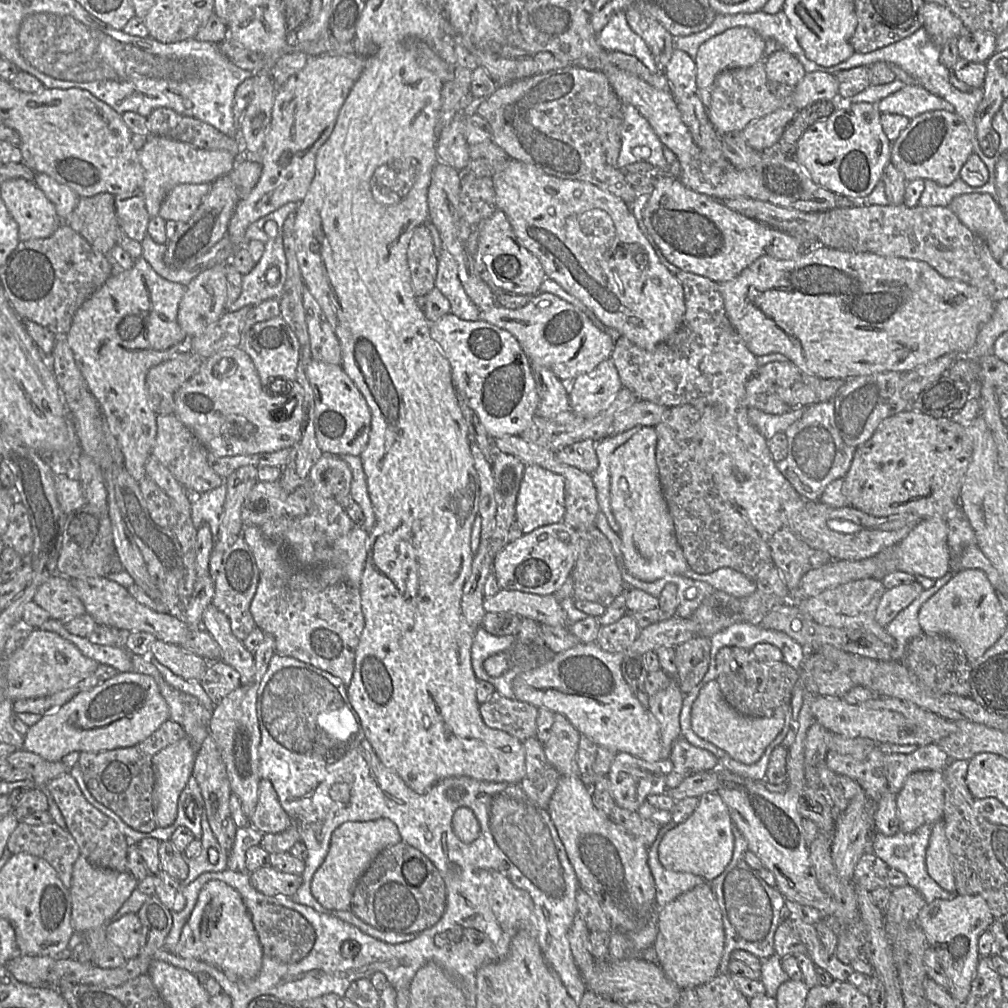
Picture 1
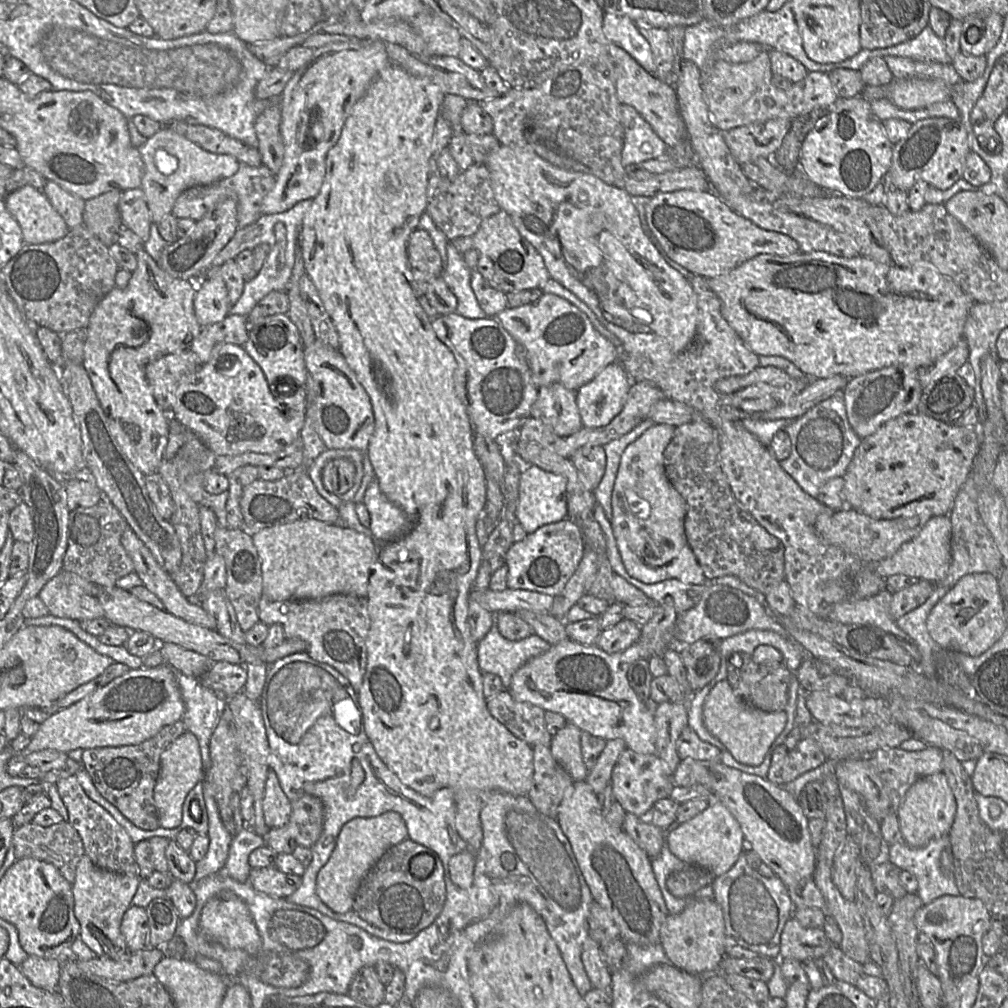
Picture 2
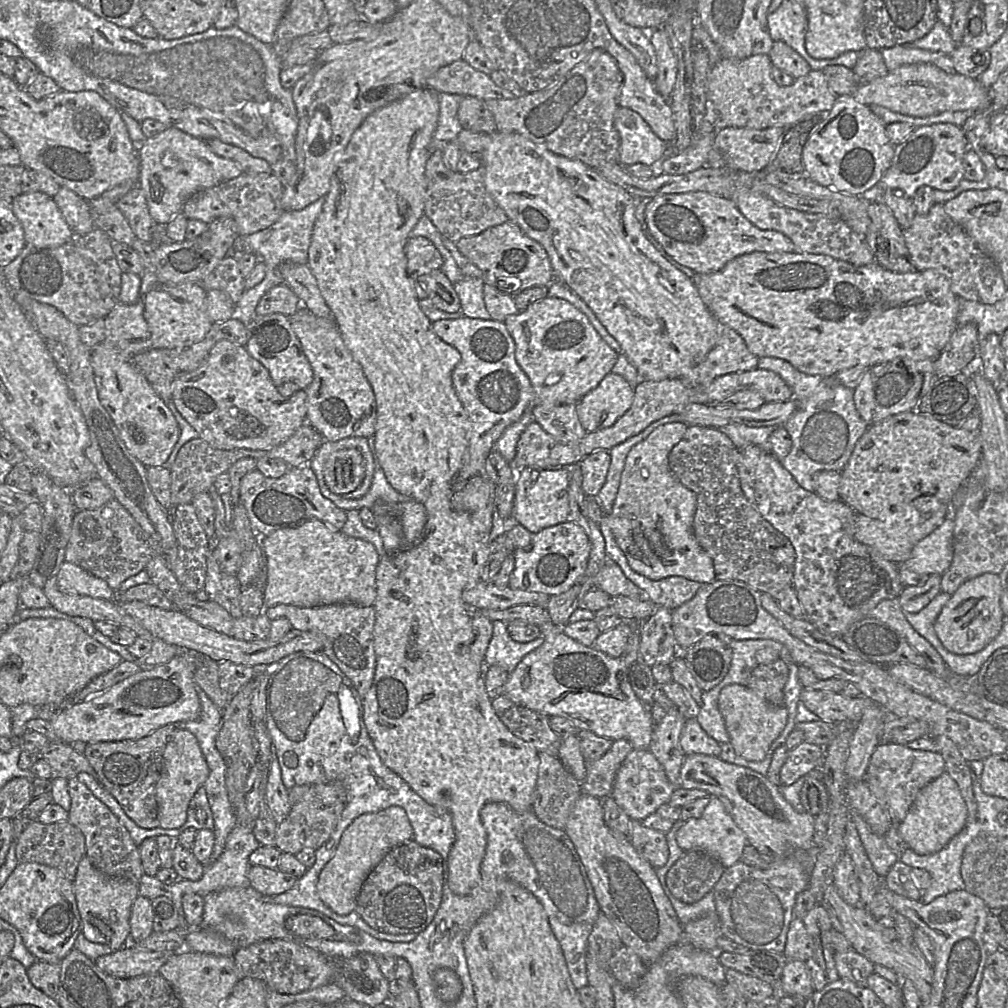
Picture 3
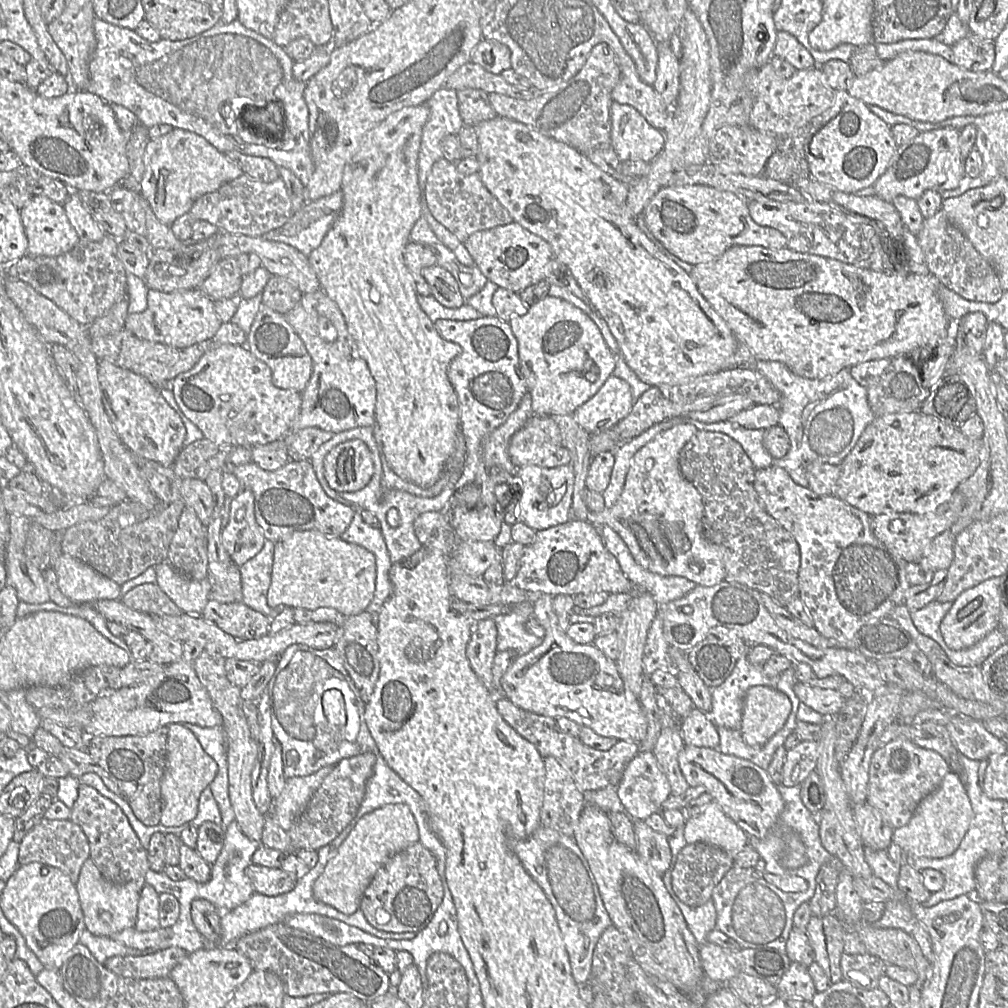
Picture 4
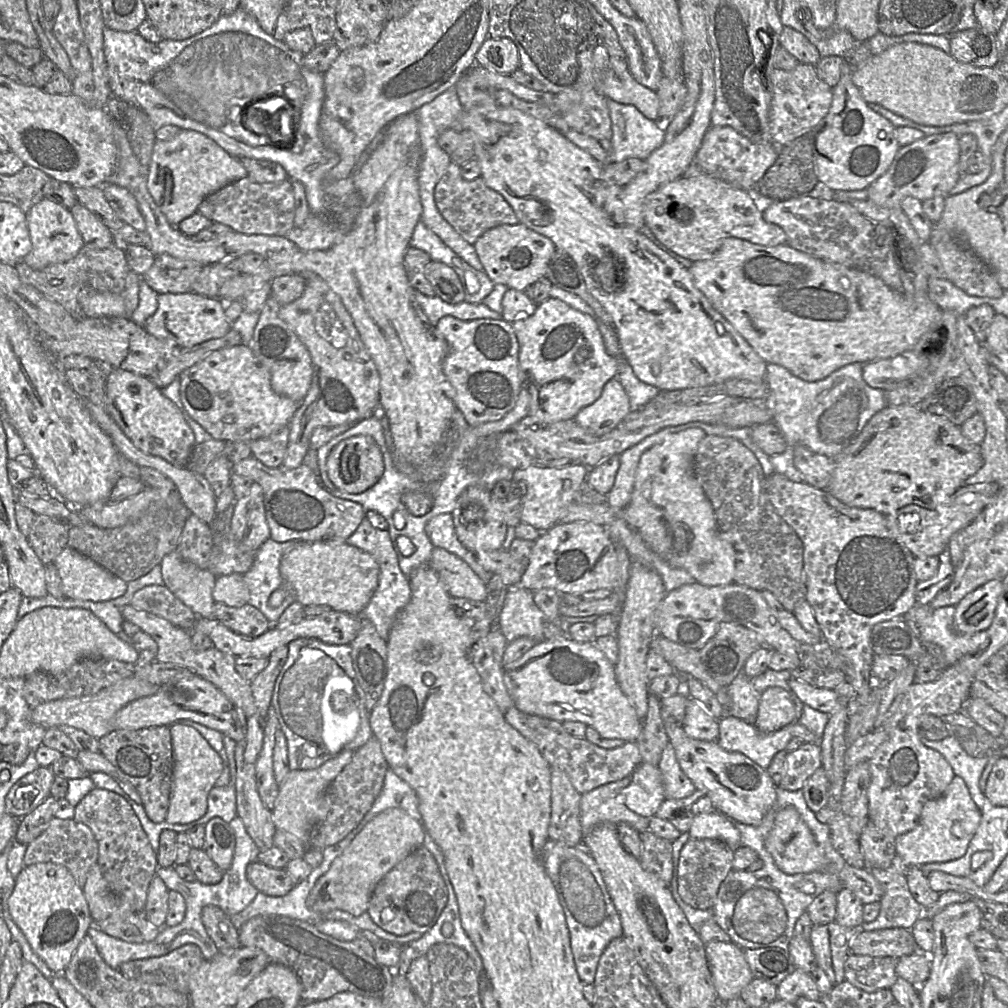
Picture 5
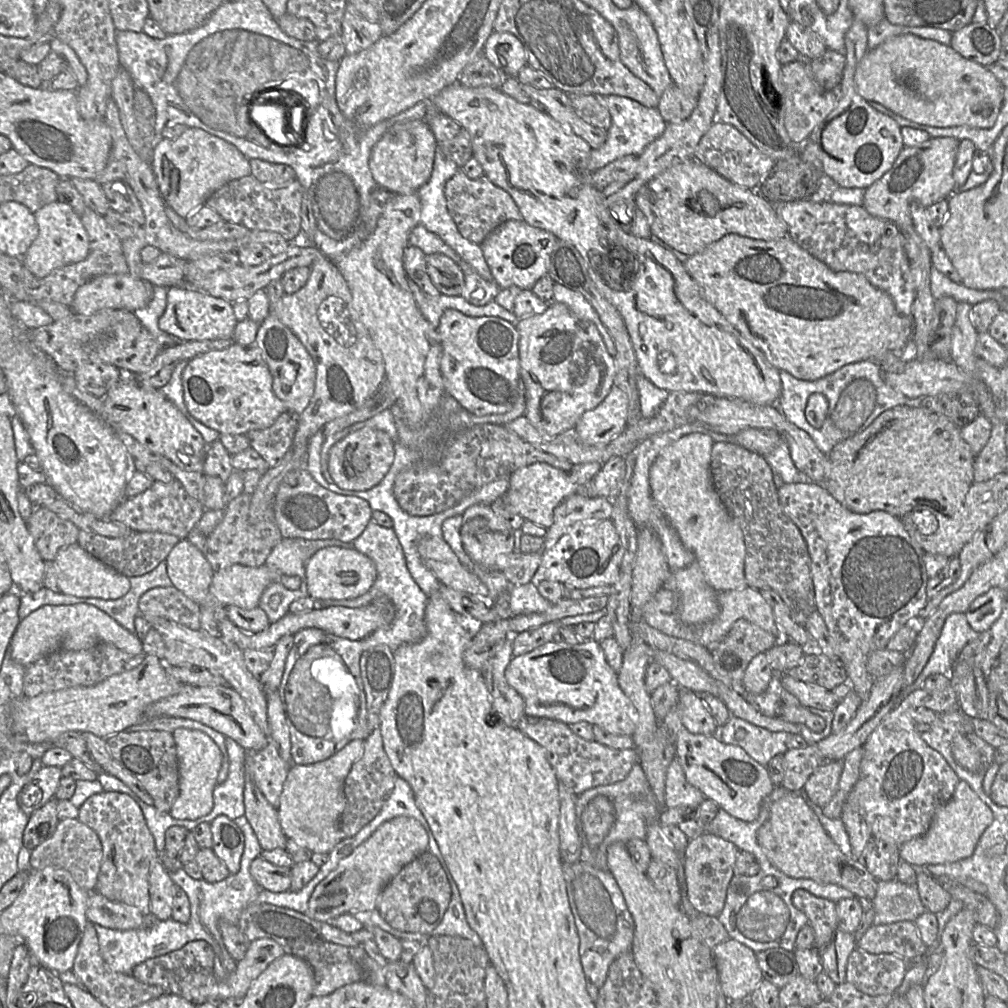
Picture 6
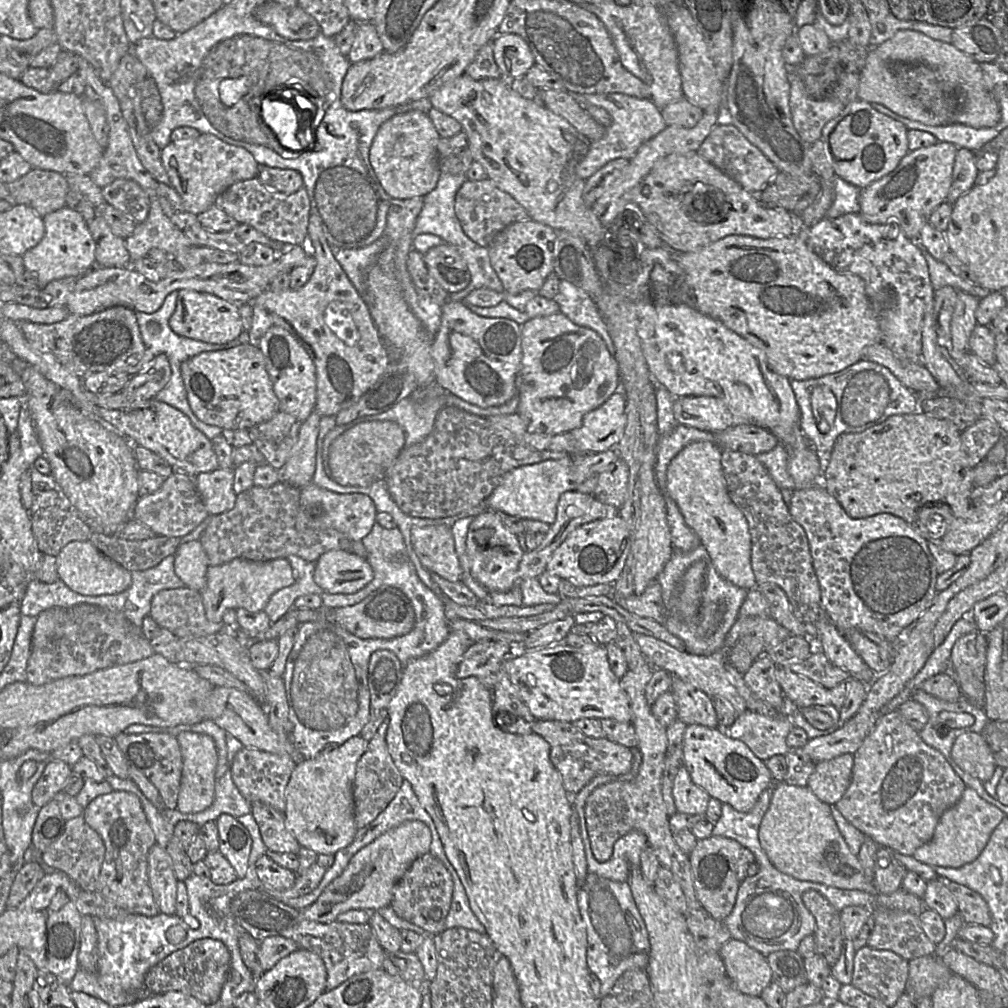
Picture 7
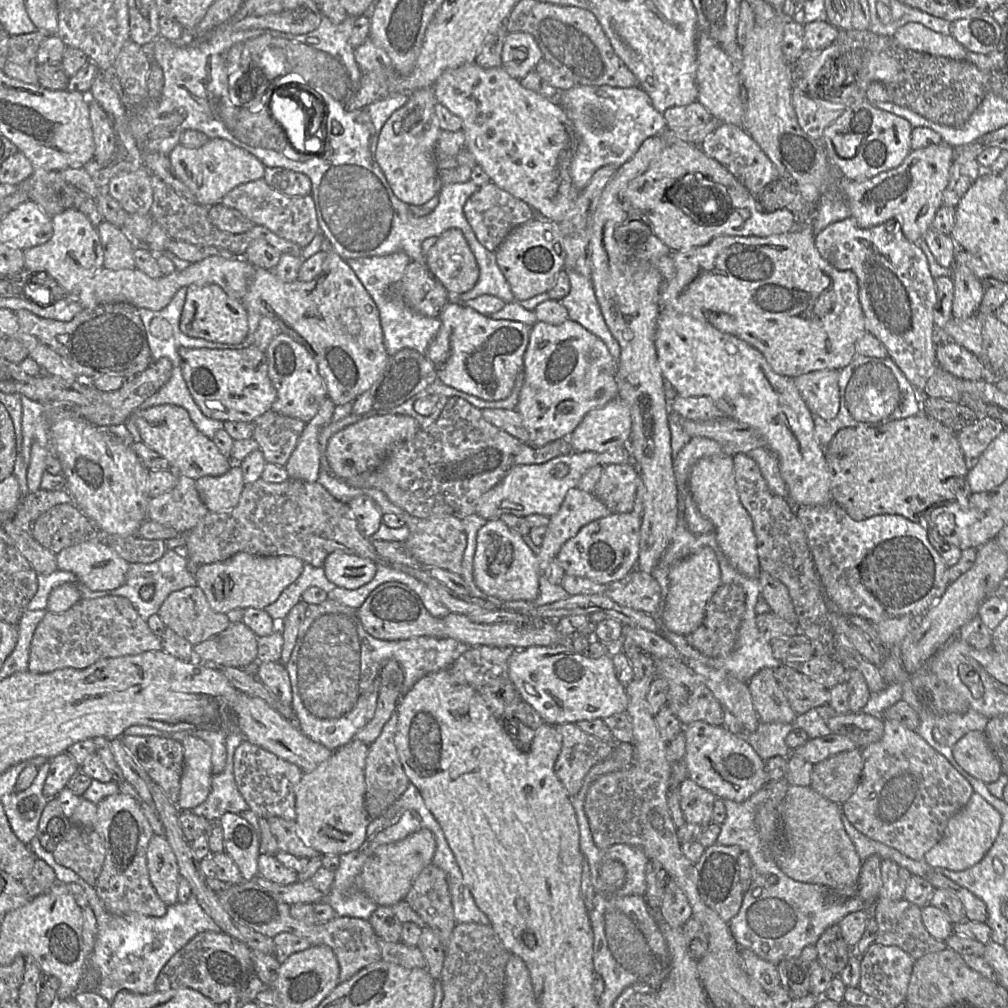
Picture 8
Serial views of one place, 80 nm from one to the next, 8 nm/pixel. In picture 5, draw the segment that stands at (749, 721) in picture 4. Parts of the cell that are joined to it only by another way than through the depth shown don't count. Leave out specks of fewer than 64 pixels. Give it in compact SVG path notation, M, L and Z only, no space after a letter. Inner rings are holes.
M769 687L763 691L754 720L754 725L760 732L778 731L795 719L795 704L784 689Z

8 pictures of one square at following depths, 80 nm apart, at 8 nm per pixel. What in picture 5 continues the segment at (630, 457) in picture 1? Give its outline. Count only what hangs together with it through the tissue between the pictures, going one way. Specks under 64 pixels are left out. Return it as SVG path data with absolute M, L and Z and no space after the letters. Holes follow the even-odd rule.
M699 428L669 434L662 443L646 450L637 466L631 498L623 510L615 510L608 503L581 504L573 502L559 523L592 522L609 526L617 517L622 517L639 533L646 545L670 566L686 570L696 582L707 586L732 584L735 572L735 551L730 542L721 537L711 502L692 471L692 461L699 442L706 433Z

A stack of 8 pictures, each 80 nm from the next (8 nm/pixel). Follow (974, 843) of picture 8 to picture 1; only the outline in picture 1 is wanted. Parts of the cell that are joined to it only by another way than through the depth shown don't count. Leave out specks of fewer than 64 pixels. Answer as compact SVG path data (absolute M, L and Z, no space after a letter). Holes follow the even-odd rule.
M924 770L910 774L897 794L899 829L911 833L944 816L943 771Z

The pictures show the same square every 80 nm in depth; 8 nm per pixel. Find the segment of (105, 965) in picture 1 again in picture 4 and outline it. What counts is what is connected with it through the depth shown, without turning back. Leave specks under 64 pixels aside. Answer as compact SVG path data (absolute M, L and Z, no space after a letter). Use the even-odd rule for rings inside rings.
M90 857L83 863L75 886L84 915L85 929L92 934L111 937L135 925L140 893L131 886L119 885L106 879Z

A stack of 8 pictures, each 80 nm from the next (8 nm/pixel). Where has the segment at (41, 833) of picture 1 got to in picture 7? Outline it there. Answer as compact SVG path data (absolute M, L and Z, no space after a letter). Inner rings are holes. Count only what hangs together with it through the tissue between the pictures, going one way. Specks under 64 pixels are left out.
M77 816L65 821L65 827L60 837L41 852L42 861L46 866L66 873L80 890L94 892L105 856L105 845L101 836L84 820Z

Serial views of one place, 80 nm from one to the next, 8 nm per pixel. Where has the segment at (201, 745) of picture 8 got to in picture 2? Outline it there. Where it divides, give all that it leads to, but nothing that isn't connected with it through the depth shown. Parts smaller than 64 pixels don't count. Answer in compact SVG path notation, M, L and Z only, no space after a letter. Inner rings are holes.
M185 731L163 751L160 757L160 770L153 792L160 827L173 829L181 824L184 800L203 778L204 769L198 740L191 732Z

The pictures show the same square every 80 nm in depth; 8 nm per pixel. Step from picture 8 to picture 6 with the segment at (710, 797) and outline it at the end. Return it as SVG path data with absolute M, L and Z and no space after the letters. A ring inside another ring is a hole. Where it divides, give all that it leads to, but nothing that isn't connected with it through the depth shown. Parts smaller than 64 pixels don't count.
M675 757L666 772L666 807L689 807L696 809L706 797L685 776L683 768Z

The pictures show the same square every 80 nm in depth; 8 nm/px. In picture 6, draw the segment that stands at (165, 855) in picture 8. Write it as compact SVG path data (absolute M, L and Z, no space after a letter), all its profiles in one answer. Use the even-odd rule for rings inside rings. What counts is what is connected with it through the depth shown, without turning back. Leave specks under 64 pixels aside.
M160 858L151 862L149 870L150 914L157 920L171 918L174 883Z

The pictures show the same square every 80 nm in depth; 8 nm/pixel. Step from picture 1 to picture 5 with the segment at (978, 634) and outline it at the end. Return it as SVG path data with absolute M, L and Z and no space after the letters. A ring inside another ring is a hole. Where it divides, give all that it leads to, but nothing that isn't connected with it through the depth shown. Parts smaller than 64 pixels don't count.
M991 580L967 594L956 606L953 629L958 634L973 634L987 630L994 619L1002 580Z

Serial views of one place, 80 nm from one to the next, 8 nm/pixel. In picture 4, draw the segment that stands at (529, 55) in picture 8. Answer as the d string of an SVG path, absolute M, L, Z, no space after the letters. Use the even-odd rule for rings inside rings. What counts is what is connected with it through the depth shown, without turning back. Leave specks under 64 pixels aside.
M482 39L471 52L470 62L487 72L500 75L504 70L511 69L510 54L507 46Z

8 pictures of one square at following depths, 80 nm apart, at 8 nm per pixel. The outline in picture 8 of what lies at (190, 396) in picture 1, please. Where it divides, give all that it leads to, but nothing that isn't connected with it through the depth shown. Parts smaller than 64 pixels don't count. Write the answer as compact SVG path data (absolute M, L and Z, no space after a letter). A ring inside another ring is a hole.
M255 345L242 349L179 348L186 384L202 412L221 421L252 422L271 410L276 389L268 375L265 352Z

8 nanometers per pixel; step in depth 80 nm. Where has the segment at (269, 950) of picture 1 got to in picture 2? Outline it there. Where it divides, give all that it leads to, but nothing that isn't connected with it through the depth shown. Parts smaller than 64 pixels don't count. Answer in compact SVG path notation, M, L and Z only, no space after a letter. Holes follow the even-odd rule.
M296 910L276 911L270 920L269 929L272 939L291 952L315 947L326 934L318 919Z

